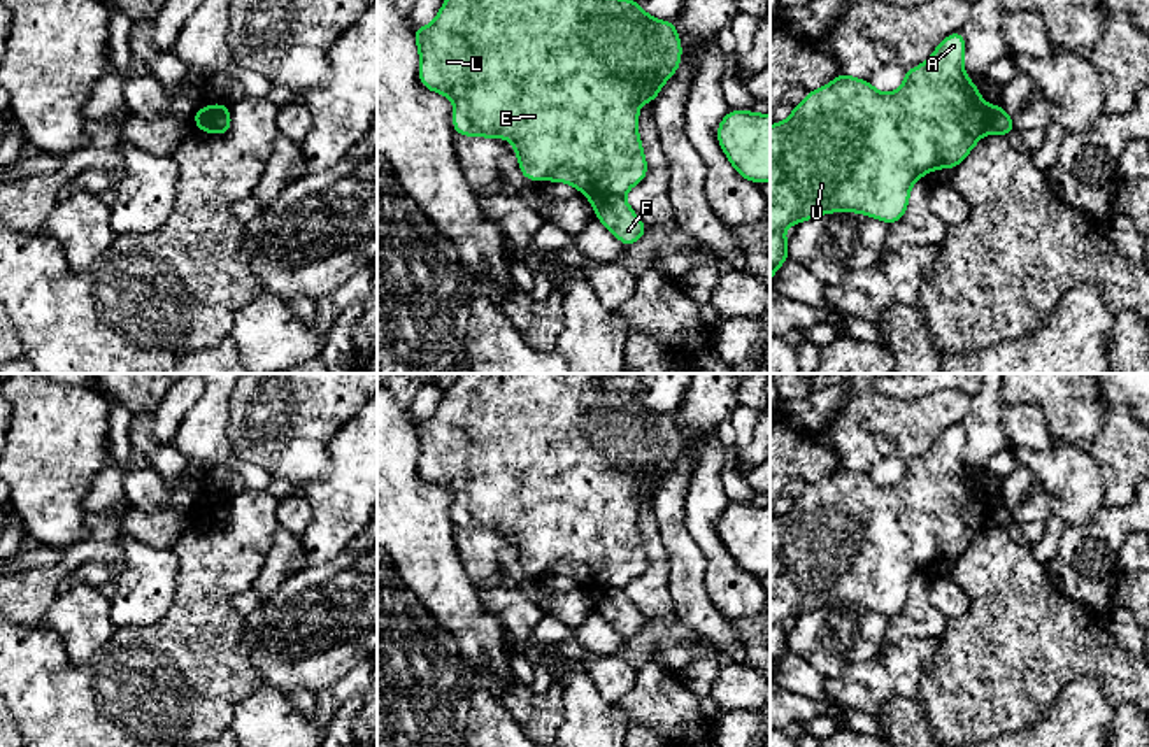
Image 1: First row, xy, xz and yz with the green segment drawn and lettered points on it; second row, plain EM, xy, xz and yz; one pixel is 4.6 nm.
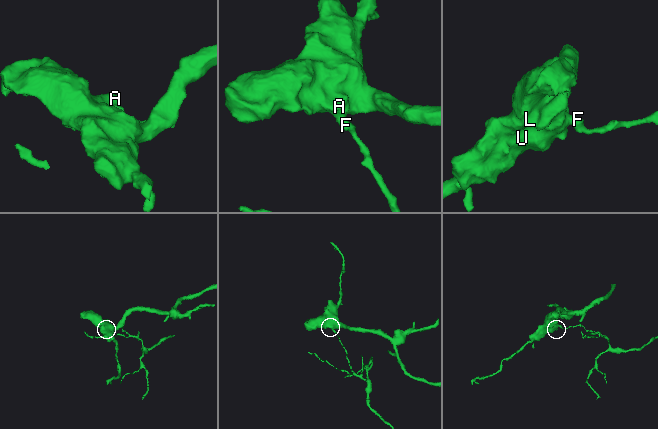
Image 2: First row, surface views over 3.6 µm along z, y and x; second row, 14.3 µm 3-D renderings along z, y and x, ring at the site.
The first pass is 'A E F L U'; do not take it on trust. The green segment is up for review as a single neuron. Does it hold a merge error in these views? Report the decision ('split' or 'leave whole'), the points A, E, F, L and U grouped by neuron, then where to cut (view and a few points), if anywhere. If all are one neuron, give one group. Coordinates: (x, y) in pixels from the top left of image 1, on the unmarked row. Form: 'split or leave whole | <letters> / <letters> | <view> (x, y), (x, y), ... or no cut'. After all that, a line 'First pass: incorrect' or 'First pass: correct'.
split | A E L U / F | xz (623, 588), (593, 588), (590, 591)
First pass: incorrect

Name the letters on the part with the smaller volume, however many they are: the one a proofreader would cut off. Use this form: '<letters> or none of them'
F

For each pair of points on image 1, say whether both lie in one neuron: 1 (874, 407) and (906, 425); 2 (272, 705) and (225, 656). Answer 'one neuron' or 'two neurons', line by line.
1: one neuron
2: two neurons

